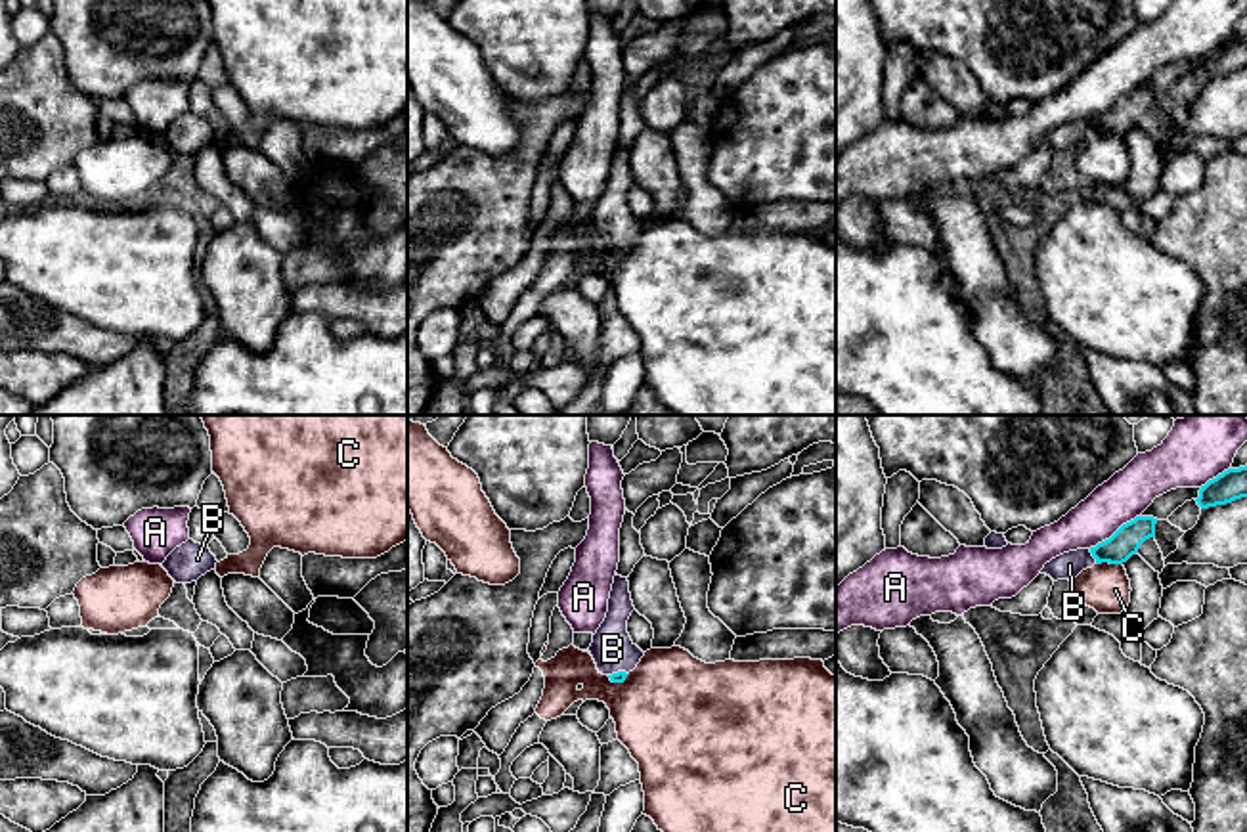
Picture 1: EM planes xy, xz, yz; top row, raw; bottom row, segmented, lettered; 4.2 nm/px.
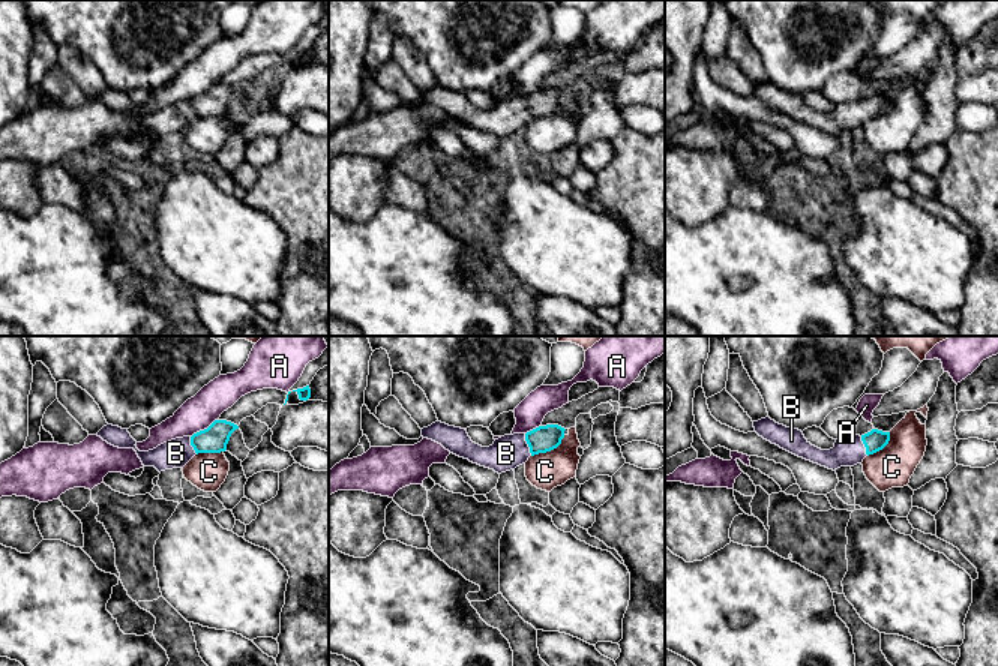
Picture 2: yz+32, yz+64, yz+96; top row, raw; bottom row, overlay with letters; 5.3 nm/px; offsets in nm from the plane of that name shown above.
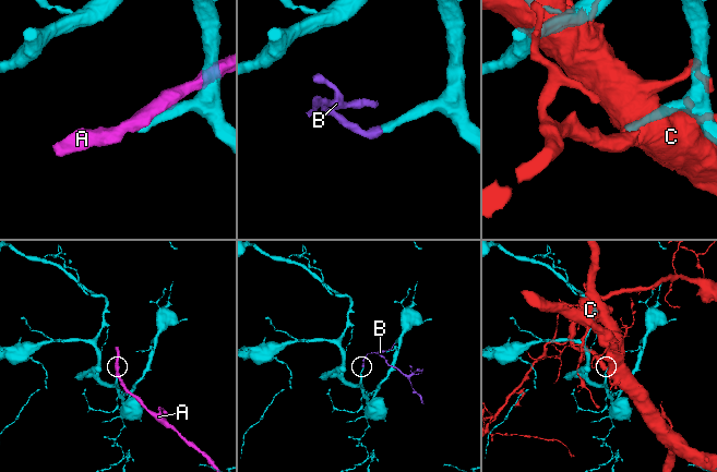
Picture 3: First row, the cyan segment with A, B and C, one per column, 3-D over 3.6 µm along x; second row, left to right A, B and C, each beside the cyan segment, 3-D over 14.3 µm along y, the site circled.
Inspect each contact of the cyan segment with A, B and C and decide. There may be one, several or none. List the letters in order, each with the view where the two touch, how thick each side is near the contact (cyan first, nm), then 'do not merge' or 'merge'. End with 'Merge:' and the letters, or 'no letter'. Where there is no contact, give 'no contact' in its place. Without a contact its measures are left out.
A: yz | 120/200 nm | do not merge
B: yz | 120/110 nm | merge
C: yz | 120/200 nm | do not merge
Merge: B

